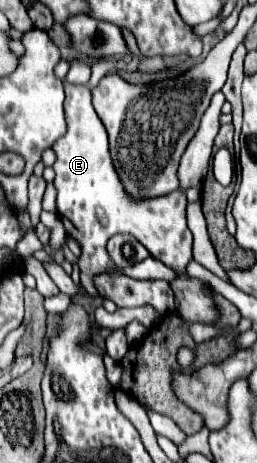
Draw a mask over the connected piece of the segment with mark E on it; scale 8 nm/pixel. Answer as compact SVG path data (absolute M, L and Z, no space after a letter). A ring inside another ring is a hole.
M64 80L64 90L68 132L52 146L56 154L54 186L58 192L56 208L64 222L64 228L68 236L78 240L82 246L82 256L78 258L78 266L82 270L82 288L94 296L96 288L92 284L92 278L106 272L108 268L116 268L108 260L106 242L118 232L134 234L136 238L140 238L140 244L154 256L122 270L126 276L132 276L136 280L176 280L174 272L184 272L186 264L192 260L192 232L186 224L187 199L180 190L144 200L128 194L110 158L108 134L92 106L90 88L76 86Z

